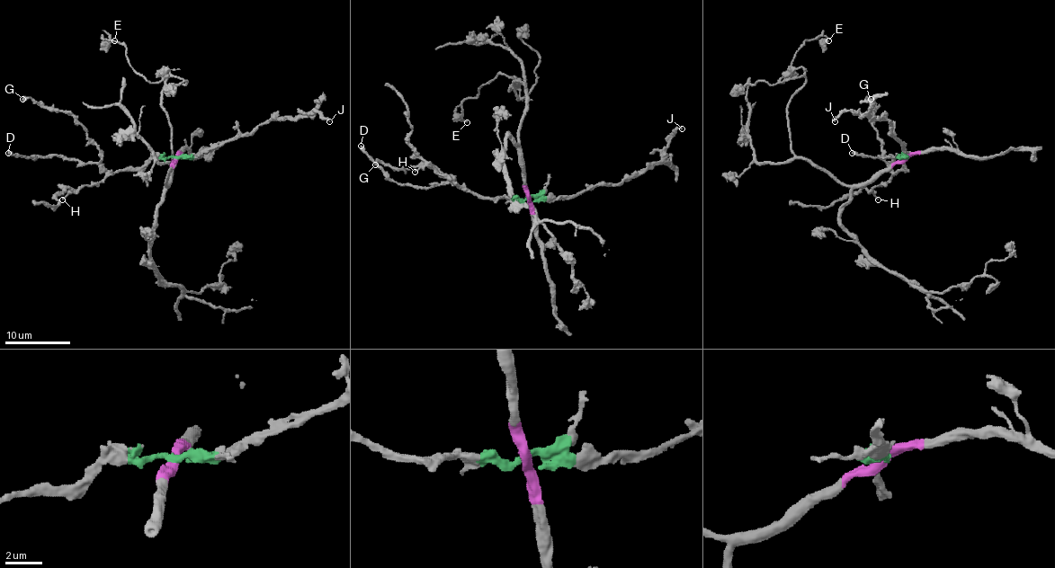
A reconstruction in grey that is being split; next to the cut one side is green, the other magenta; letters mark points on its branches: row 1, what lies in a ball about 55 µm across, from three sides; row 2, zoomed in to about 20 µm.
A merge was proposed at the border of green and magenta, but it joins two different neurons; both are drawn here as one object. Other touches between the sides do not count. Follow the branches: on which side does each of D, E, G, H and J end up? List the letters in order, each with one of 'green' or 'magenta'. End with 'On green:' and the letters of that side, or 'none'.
D: green
E: magenta
G: green
H: green
J: green
On green: D, G, H, J

